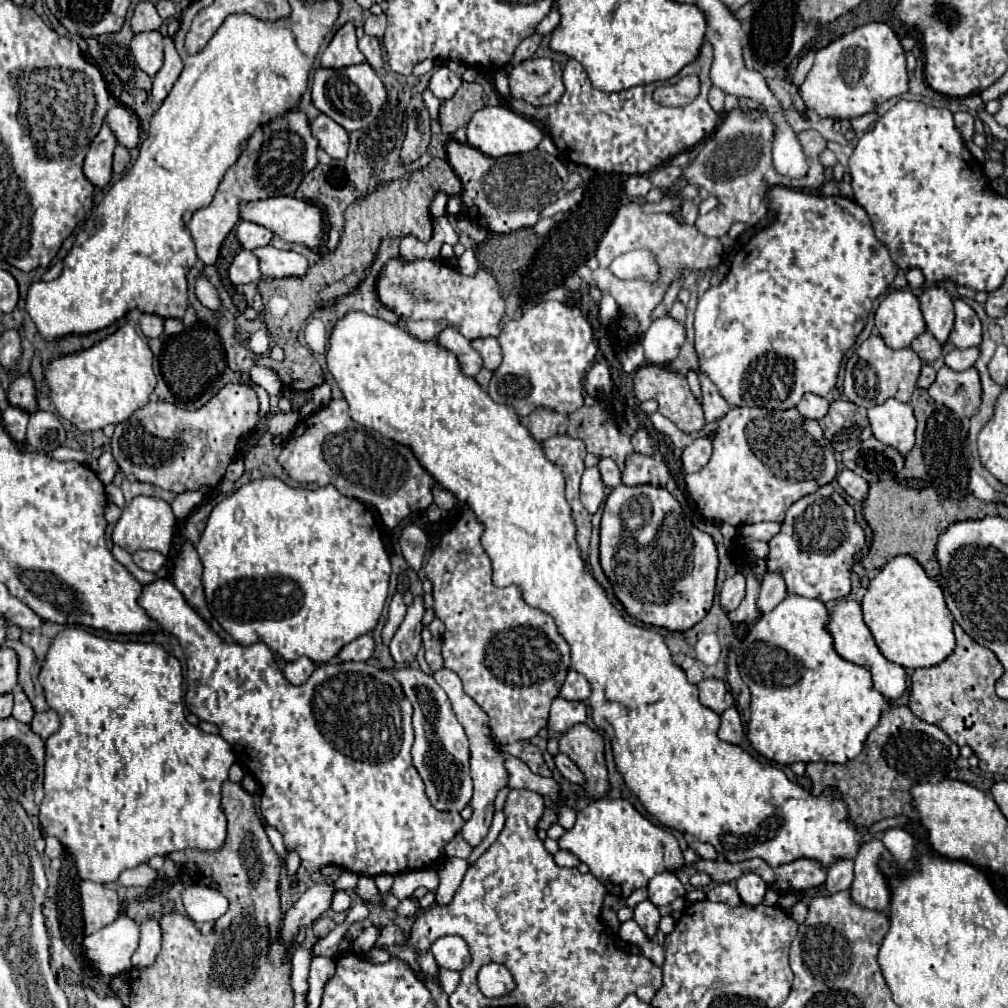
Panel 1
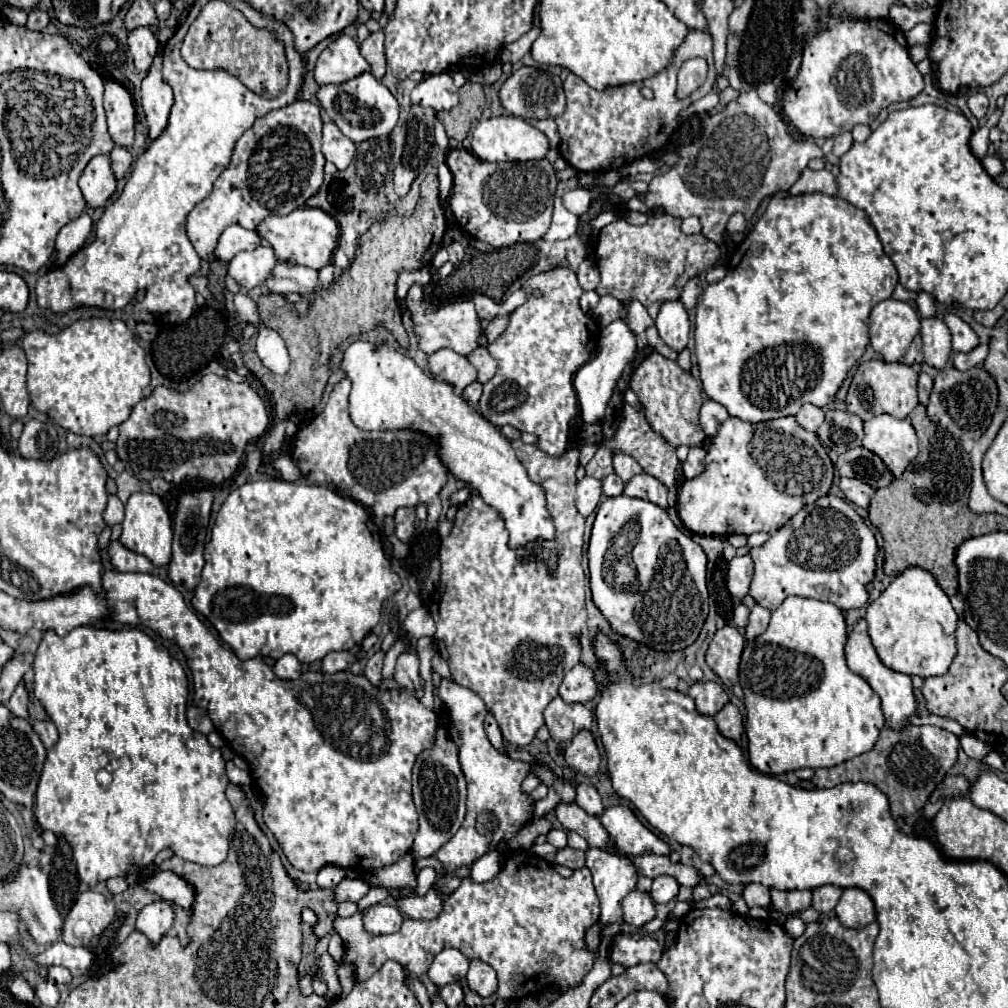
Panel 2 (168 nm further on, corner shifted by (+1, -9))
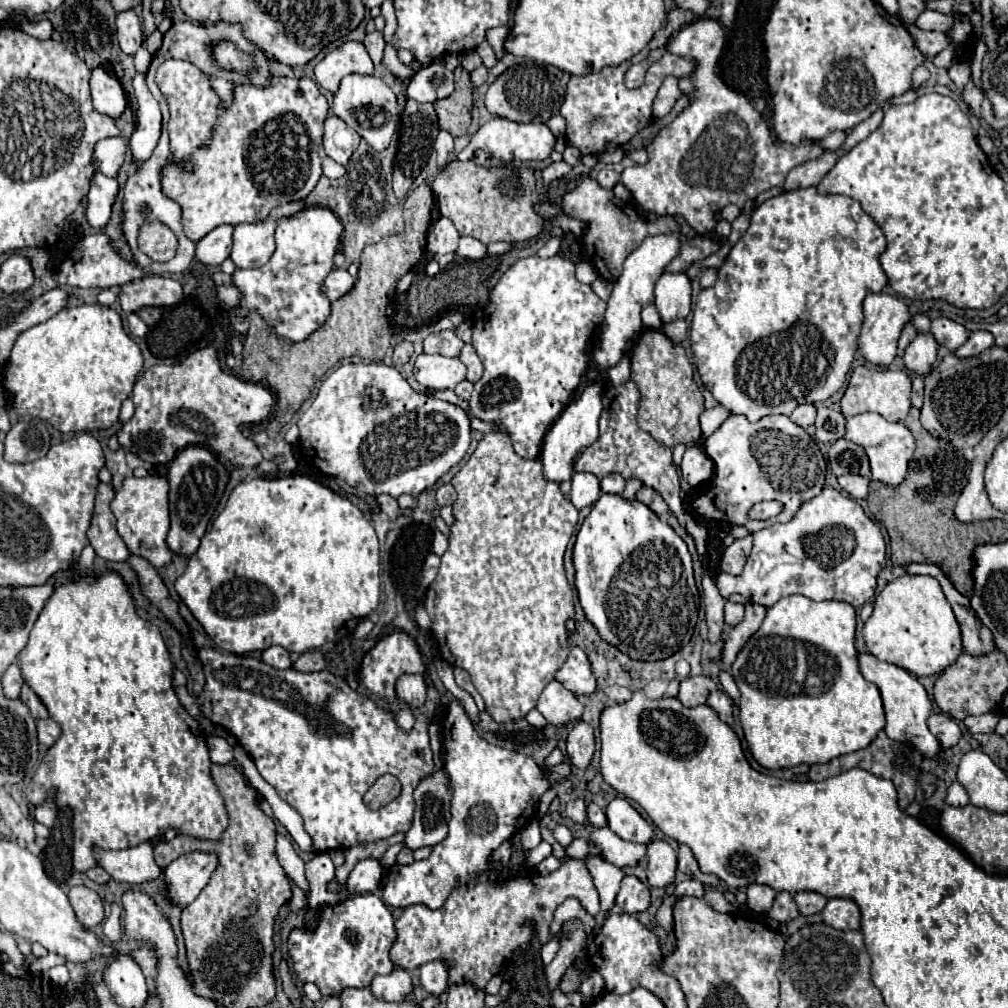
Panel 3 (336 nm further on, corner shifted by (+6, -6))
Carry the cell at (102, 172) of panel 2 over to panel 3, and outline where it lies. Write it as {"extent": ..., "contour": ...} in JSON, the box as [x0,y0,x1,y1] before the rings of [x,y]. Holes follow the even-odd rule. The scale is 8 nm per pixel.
{"extent":[86,172,118,228],"contour":[[[94,172],[88,192],[88,208],[86,208],[86,218],[92,228],[100,228],[110,220],[116,194],[118,194],[116,178],[110,178],[102,172]]]}

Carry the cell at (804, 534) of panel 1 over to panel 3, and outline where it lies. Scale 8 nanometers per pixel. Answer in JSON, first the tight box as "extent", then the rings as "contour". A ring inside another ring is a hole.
{"extent":[716,488,886,608],"contour":[[[824,488],[816,498],[804,502],[790,522],[774,524],[752,536],[754,548],[742,574],[728,576],[720,572],[716,578],[716,586],[720,586],[724,598],[742,594],[748,602],[770,608],[780,596],[802,594],[810,600],[842,600],[858,608],[874,596],[876,576],[886,558],[884,536],[856,500],[834,488]],[[762,552],[782,560],[768,574],[762,574]]]}

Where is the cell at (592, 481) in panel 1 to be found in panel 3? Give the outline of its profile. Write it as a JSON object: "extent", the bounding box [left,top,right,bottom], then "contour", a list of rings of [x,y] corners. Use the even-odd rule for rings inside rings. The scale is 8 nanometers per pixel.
{"extent":[570,472,600,510],"contour":[[[576,472],[572,476],[572,490],[570,490],[570,502],[582,510],[590,504],[594,504],[600,498],[600,480],[592,476],[590,472]]]}

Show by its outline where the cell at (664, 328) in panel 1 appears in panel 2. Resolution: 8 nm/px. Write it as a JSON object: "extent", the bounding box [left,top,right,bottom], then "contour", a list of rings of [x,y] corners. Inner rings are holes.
{"extent":[655,299,691,351],"contour":[[[679,299],[661,303],[655,325],[659,329],[661,339],[671,349],[681,351],[687,345],[691,325],[689,325],[689,315],[687,315],[687,311],[685,311],[685,307],[683,307],[683,303]]]}

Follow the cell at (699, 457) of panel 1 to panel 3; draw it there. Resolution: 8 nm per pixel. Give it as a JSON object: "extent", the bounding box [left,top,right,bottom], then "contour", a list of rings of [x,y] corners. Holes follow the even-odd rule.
{"extent":[680,446,712,486],"contour":[[[690,446],[680,464],[680,472],[690,486],[700,486],[712,476],[712,460],[708,460],[706,452],[698,446]]]}

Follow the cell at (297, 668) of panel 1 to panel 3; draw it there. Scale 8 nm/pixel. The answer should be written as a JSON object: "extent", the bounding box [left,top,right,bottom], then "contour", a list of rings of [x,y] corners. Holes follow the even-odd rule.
{"extent":[262,646,292,670],"contour":[[[272,646],[268,650],[262,652],[262,660],[272,666],[272,668],[278,668],[278,670],[286,670],[286,668],[292,668],[292,660],[290,660],[290,654],[286,648],[282,646]]]}

